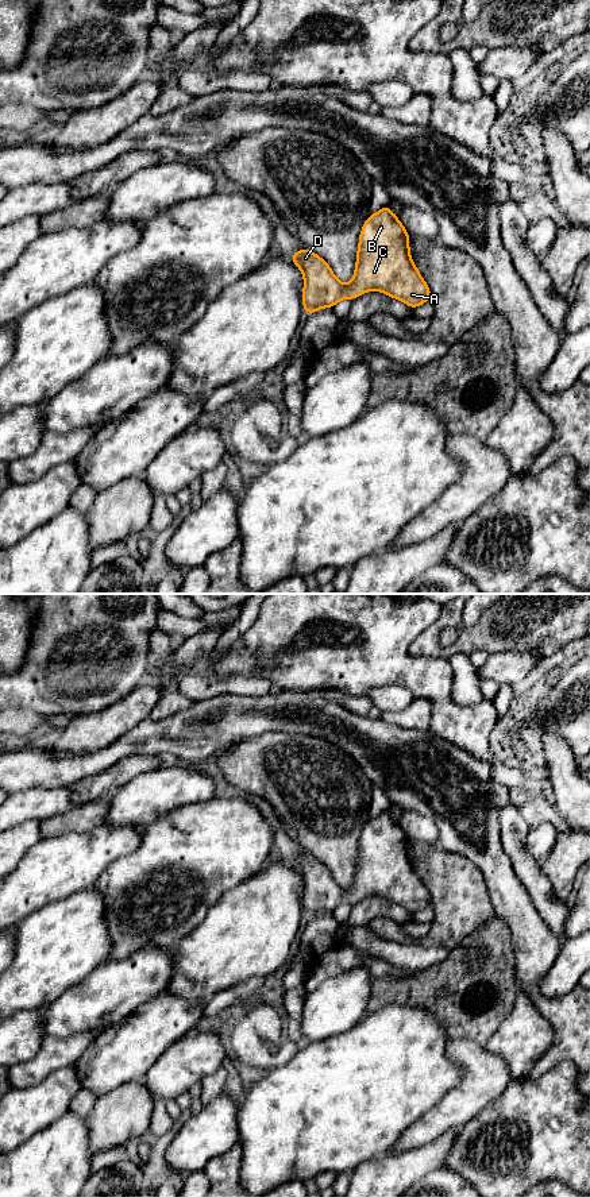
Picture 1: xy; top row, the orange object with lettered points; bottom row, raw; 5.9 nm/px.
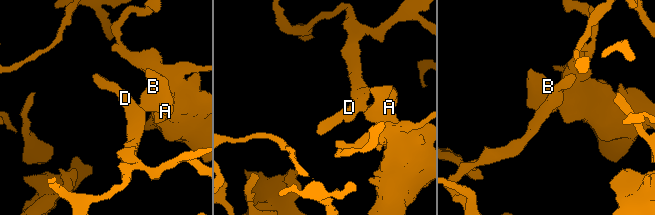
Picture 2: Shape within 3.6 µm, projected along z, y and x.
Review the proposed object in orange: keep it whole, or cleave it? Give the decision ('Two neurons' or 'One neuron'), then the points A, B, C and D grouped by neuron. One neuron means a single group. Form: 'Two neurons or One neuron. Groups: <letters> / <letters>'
One neuron. Groups: A B C D

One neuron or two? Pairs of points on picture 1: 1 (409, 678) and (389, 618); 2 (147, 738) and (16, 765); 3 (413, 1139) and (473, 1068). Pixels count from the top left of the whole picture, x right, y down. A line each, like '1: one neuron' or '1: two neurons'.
1: one neuron
2: one neuron
3: one neuron

